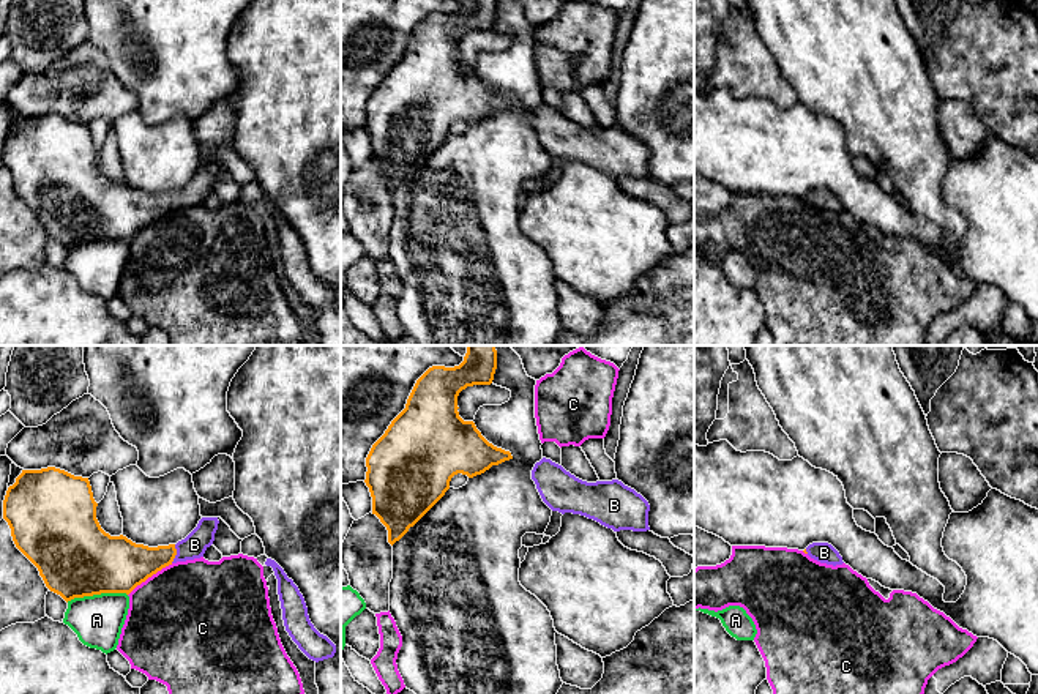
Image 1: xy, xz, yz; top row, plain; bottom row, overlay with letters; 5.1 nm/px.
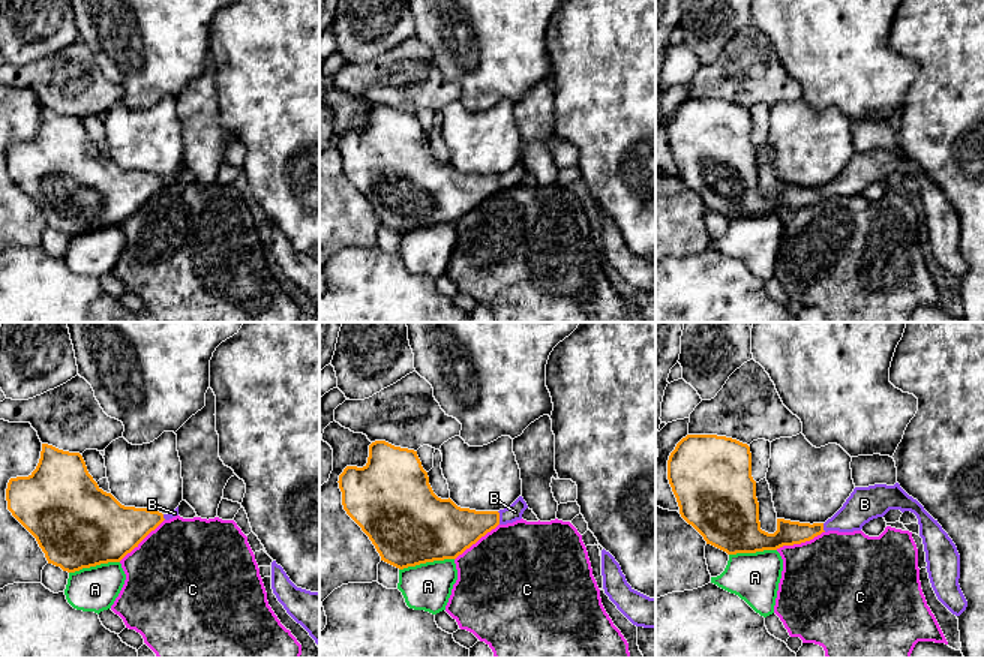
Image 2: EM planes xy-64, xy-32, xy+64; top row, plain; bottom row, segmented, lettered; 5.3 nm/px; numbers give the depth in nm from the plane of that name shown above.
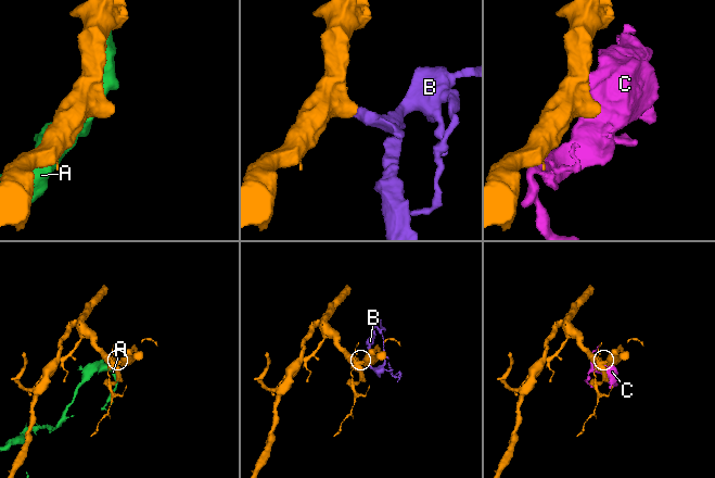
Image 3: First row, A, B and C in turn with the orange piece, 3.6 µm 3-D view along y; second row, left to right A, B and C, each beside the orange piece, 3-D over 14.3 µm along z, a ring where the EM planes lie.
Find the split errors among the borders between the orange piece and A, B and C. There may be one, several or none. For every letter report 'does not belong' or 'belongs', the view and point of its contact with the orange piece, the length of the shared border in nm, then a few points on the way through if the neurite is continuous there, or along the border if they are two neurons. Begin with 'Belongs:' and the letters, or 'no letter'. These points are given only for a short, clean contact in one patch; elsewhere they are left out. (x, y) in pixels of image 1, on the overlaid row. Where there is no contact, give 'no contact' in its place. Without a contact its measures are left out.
Belongs: B
A: does not belong; meets orange in xy at (97, 593); contact 320 nm long
B: belongs; meets orange in xy at (175, 554); contact 100 nm long; runs through xy (128, 565), (175, 554), (194, 544)
C: does not belong; meets orange in xy at (150, 576); contact 280 nm long

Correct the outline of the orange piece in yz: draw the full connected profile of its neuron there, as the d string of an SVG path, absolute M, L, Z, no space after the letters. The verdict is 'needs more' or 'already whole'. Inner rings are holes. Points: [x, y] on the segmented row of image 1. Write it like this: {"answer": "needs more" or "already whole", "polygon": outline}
{"answer": "needs more", "polygon": "M812 543L803 552L820 563L833 566L844 563L839 552L828 543Z"}

